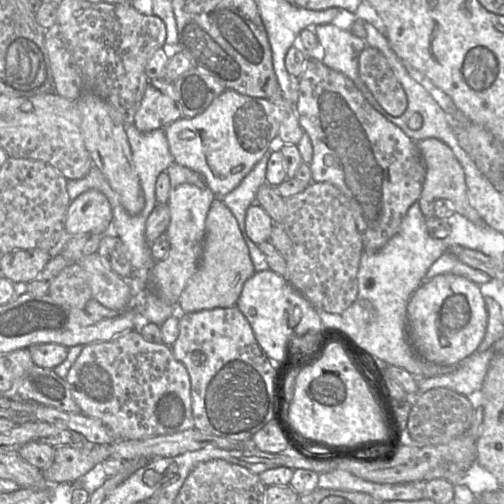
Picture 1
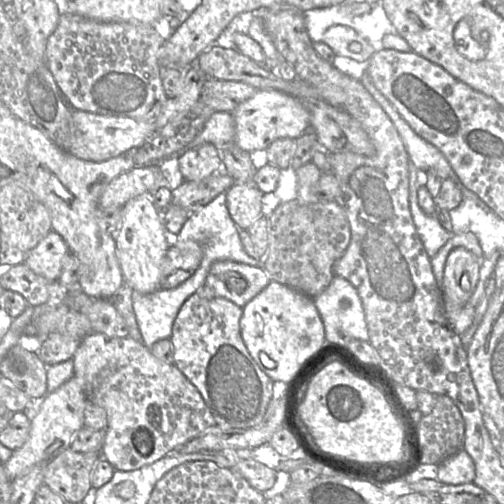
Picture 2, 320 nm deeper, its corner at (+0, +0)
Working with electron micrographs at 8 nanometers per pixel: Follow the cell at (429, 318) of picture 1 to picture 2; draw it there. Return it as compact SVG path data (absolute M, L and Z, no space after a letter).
M464 248L453 249L447 257L442 283L444 312L449 322L472 296L480 273L480 260Z

